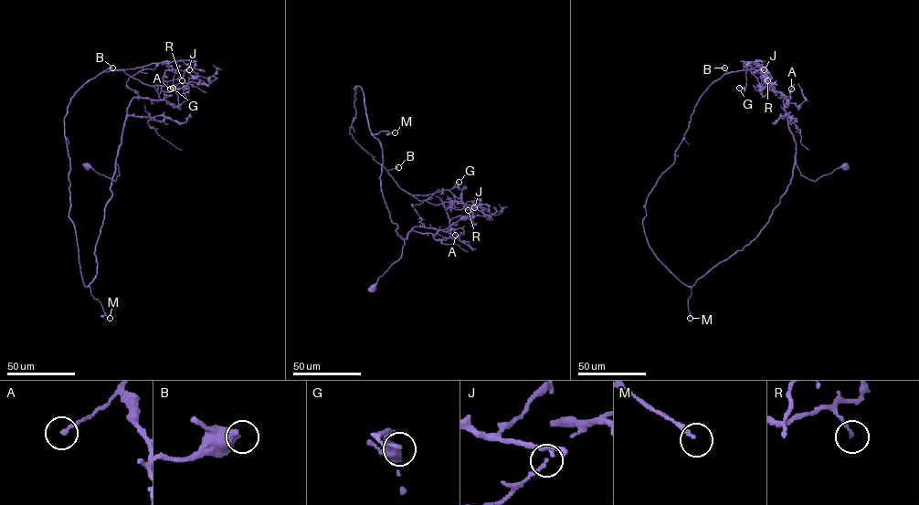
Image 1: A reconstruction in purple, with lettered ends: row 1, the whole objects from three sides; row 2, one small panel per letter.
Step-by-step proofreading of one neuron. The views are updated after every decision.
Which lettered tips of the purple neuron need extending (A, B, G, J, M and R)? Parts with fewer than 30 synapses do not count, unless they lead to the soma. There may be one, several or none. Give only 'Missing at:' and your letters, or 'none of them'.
Missing at: none of them

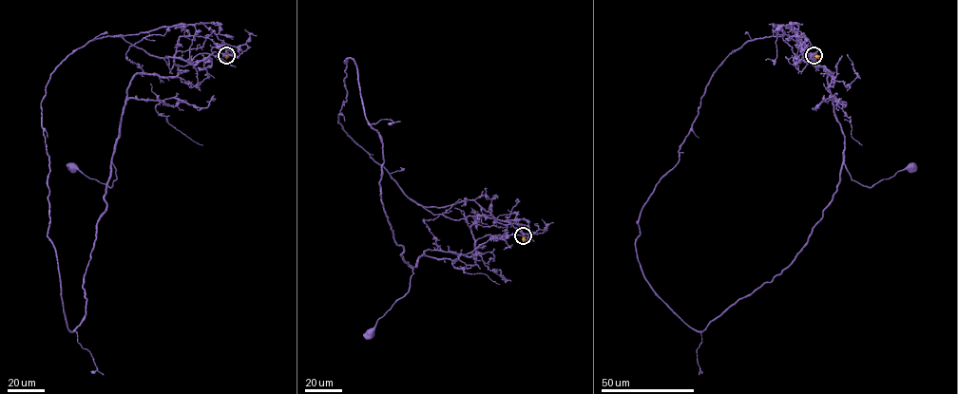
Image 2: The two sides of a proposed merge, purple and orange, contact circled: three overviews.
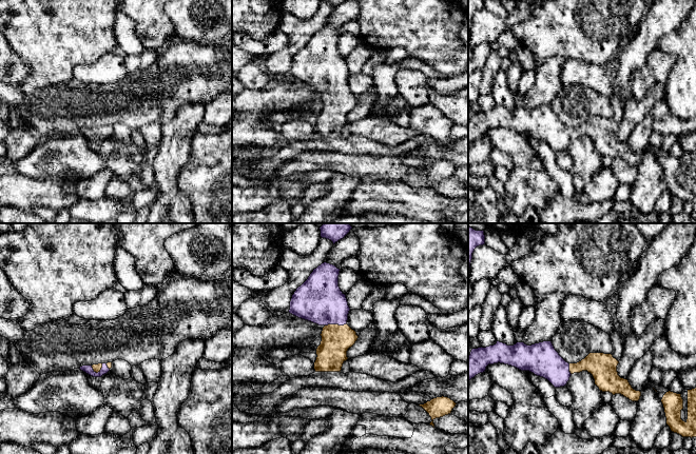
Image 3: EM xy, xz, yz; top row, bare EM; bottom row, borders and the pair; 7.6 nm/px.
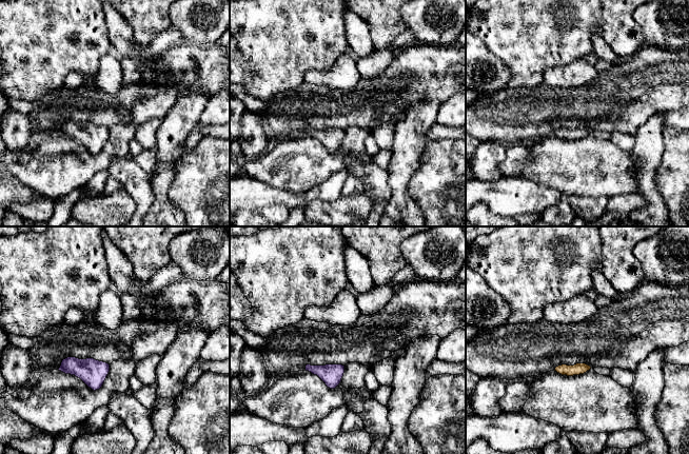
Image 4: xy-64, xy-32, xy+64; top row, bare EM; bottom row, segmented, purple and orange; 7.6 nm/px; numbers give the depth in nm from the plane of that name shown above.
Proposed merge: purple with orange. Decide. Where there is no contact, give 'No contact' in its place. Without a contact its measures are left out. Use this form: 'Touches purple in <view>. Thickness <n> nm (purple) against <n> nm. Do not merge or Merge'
Touches purple in xz. Thickness 360 nm (purple) against 220 nm. Merge

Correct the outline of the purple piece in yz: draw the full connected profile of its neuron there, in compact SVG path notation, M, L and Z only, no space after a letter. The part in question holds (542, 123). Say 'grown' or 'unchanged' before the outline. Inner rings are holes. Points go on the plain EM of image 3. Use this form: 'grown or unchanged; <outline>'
grown; M497 105L494 110L472 113L468 120L468 144L485 136L488 129L498 126L529 135L547 143L555 152L566 150L572 138L587 135L602 156L621 158L632 165L638 165L641 160L641 156L634 154L627 143L618 139L619 125L612 118L589 117L581 125L568 127L555 114L552 105L531 110L524 106L507 110Z

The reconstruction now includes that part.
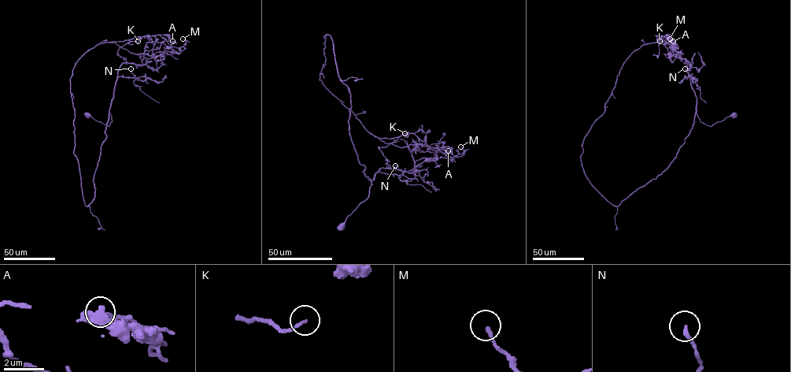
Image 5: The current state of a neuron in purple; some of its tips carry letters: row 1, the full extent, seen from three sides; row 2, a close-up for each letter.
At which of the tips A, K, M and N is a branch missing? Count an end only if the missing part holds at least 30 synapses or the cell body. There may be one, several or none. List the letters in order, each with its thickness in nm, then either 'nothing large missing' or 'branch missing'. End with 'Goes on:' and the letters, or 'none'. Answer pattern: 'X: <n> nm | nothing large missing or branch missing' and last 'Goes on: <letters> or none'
A: 120 nm | nothing large missing
K: 150 nm | nothing large missing
M: 200 nm | nothing large missing
N: 190 nm | nothing large missing
Goes on: none

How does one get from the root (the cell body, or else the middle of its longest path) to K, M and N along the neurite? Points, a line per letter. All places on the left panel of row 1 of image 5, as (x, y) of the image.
K: (88, 115), (109, 125), (109, 108), (117, 72), (127, 61), (117, 51), (128, 42), (138, 41)
M: (88, 115), (109, 126), (120, 66), (124, 63), (144, 65), (147, 42), (179, 48), (186, 42), (182, 39)
N: (88, 115), (109, 125), (112, 120), (109, 108), (116, 81), (119, 76), (137, 78), (131, 68)

